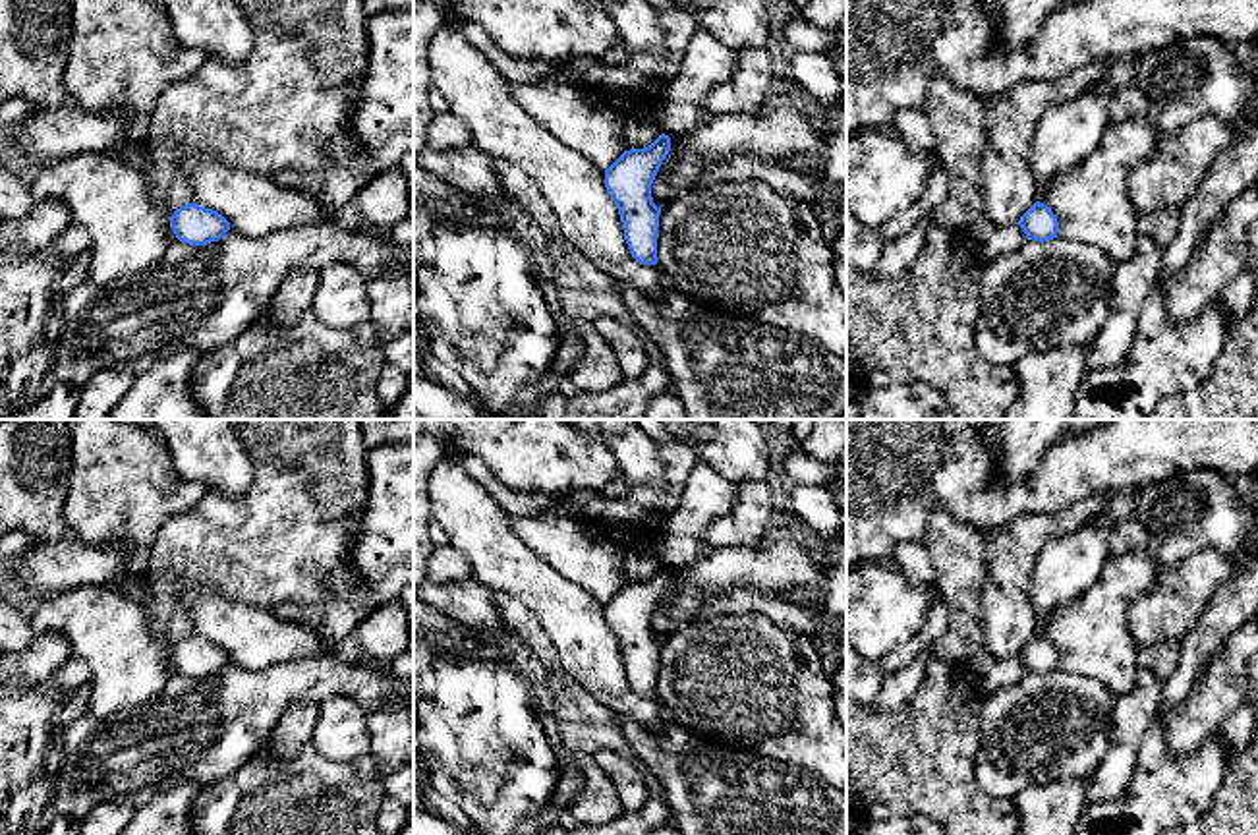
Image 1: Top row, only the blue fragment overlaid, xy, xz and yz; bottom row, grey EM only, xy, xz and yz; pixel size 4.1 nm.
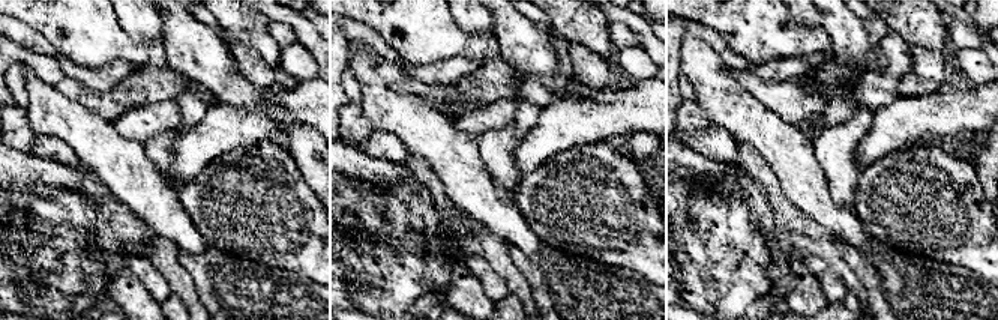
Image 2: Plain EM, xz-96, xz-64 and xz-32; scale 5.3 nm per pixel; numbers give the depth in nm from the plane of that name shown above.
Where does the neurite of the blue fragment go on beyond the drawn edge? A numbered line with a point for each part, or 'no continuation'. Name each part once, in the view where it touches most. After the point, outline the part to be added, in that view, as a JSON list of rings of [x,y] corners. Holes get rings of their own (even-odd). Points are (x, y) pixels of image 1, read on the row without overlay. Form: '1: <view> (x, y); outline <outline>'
no continuation

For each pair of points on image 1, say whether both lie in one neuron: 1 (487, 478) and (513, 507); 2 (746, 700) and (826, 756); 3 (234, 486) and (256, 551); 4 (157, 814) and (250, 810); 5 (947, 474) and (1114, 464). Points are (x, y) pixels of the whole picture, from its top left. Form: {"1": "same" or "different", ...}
{"1": "same", "2": "same", "3": "different", "4": "different", "5": "same"}

